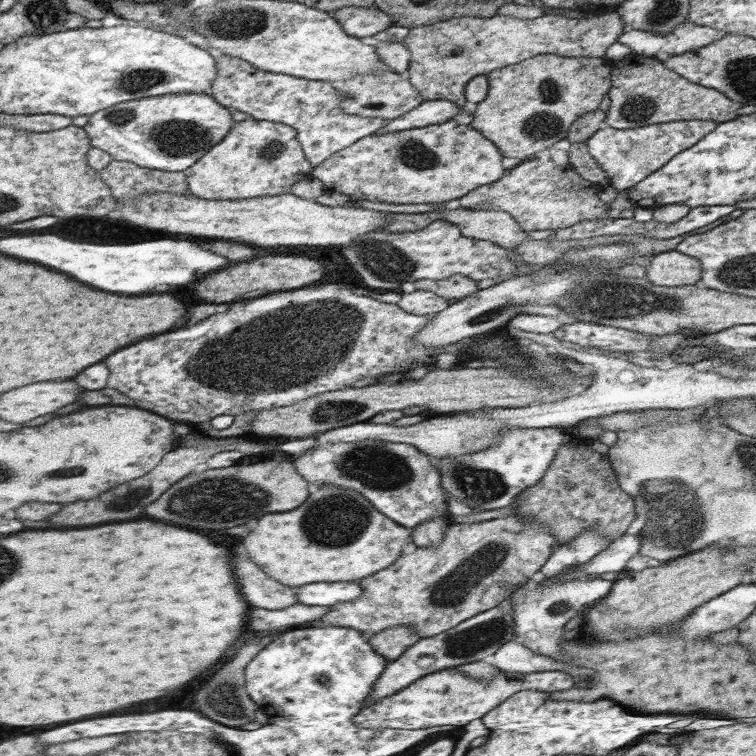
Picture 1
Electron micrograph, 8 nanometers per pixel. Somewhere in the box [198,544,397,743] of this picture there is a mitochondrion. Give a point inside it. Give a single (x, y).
(221, 691)

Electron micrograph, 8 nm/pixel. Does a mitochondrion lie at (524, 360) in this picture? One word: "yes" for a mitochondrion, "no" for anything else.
yes

